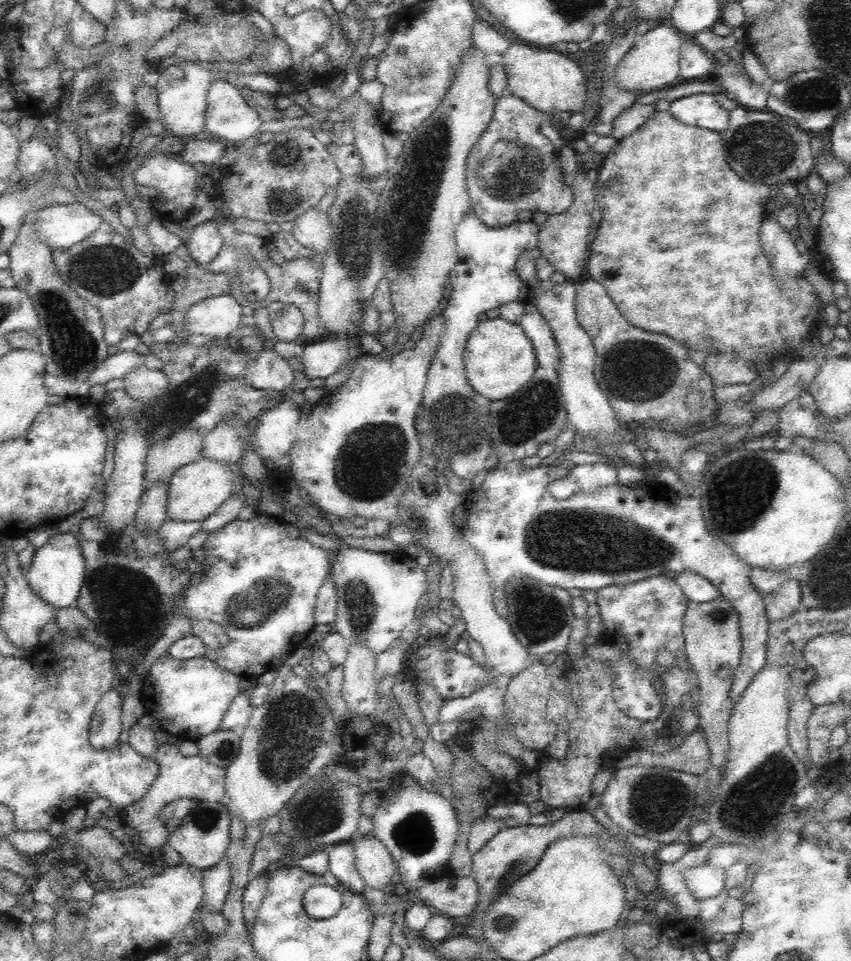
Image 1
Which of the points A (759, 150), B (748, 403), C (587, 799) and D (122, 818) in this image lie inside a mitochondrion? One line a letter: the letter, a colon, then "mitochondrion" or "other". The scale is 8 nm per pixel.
A: mitochondrion
B: other
C: other
D: other

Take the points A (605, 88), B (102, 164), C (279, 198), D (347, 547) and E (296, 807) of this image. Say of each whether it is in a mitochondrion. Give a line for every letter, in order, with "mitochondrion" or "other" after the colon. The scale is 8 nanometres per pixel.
A: other
B: other
C: mitochondrion
D: other
E: mitochondrion

